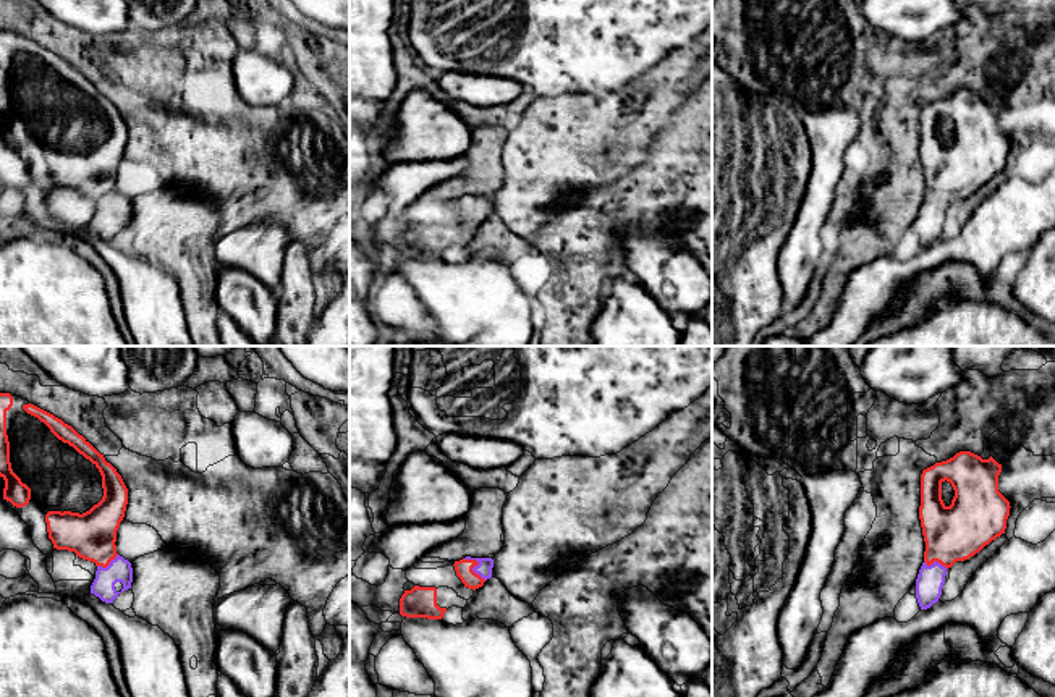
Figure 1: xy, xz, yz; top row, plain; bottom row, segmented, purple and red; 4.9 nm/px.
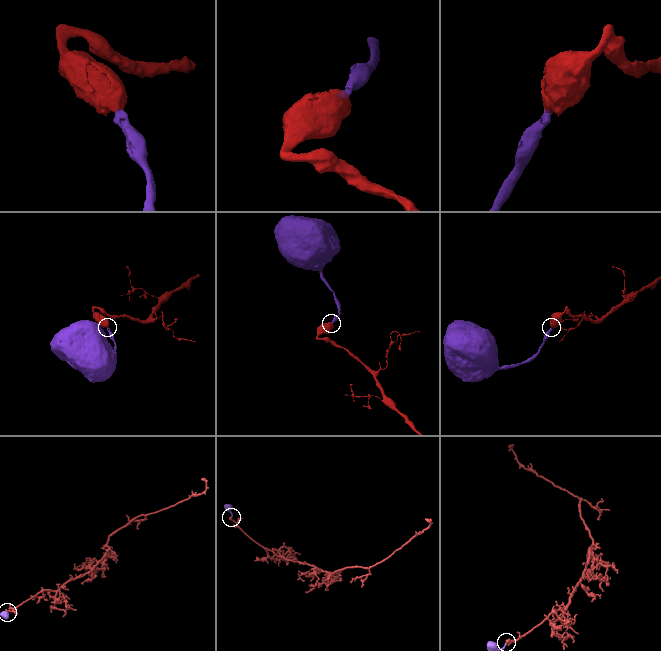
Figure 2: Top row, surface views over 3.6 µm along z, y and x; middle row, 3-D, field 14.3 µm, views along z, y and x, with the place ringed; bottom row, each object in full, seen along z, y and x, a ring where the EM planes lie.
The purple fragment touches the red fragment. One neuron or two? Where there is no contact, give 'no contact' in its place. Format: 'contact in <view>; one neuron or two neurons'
contact in xz; one neuron

